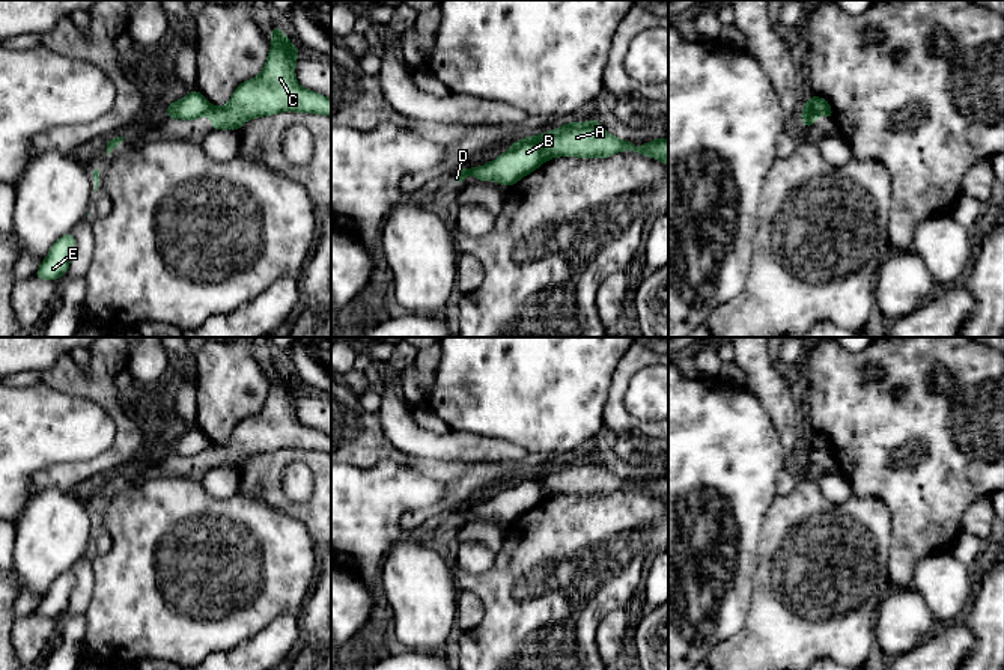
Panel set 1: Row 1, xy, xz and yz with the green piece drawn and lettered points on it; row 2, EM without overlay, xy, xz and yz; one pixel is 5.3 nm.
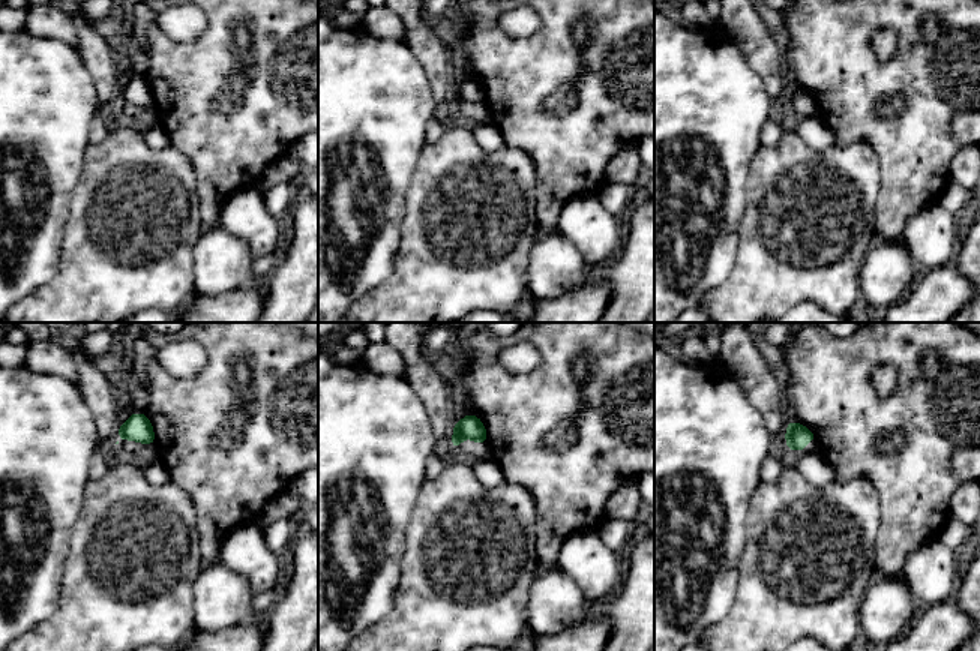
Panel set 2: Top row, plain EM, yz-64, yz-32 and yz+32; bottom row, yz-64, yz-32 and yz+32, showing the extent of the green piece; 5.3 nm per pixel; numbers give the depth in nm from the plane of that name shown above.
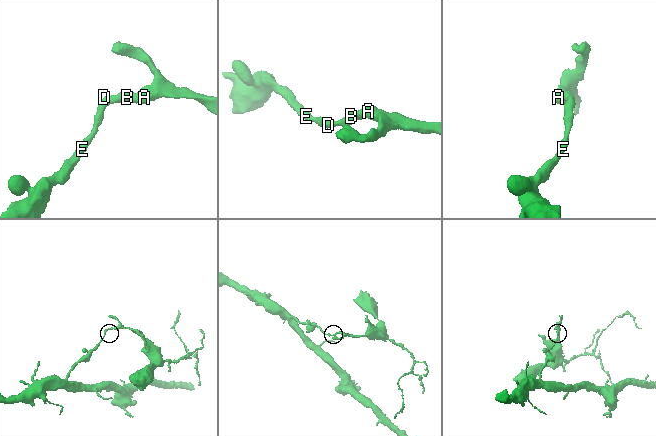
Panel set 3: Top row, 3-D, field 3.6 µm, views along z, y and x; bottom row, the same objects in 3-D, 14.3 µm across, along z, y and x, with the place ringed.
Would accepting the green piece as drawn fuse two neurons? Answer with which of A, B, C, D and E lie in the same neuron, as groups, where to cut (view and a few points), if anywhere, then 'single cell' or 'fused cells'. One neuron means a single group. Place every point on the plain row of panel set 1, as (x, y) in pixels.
A C / B D E | yz (804, 444), (831, 450) | fused cells

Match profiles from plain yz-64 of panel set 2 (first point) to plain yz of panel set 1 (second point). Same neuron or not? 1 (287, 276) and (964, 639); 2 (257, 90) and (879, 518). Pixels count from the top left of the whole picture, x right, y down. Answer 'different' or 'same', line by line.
1: different
2: different

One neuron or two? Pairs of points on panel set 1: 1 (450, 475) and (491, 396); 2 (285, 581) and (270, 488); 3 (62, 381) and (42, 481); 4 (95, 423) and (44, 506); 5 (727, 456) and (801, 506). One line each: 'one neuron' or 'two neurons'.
1: two neurons
2: two neurons
3: one neuron
4: two neurons
5: two neurons

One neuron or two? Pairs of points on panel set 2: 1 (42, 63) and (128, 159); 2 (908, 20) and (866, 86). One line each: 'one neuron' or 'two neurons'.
1: two neurons
2: one neuron

